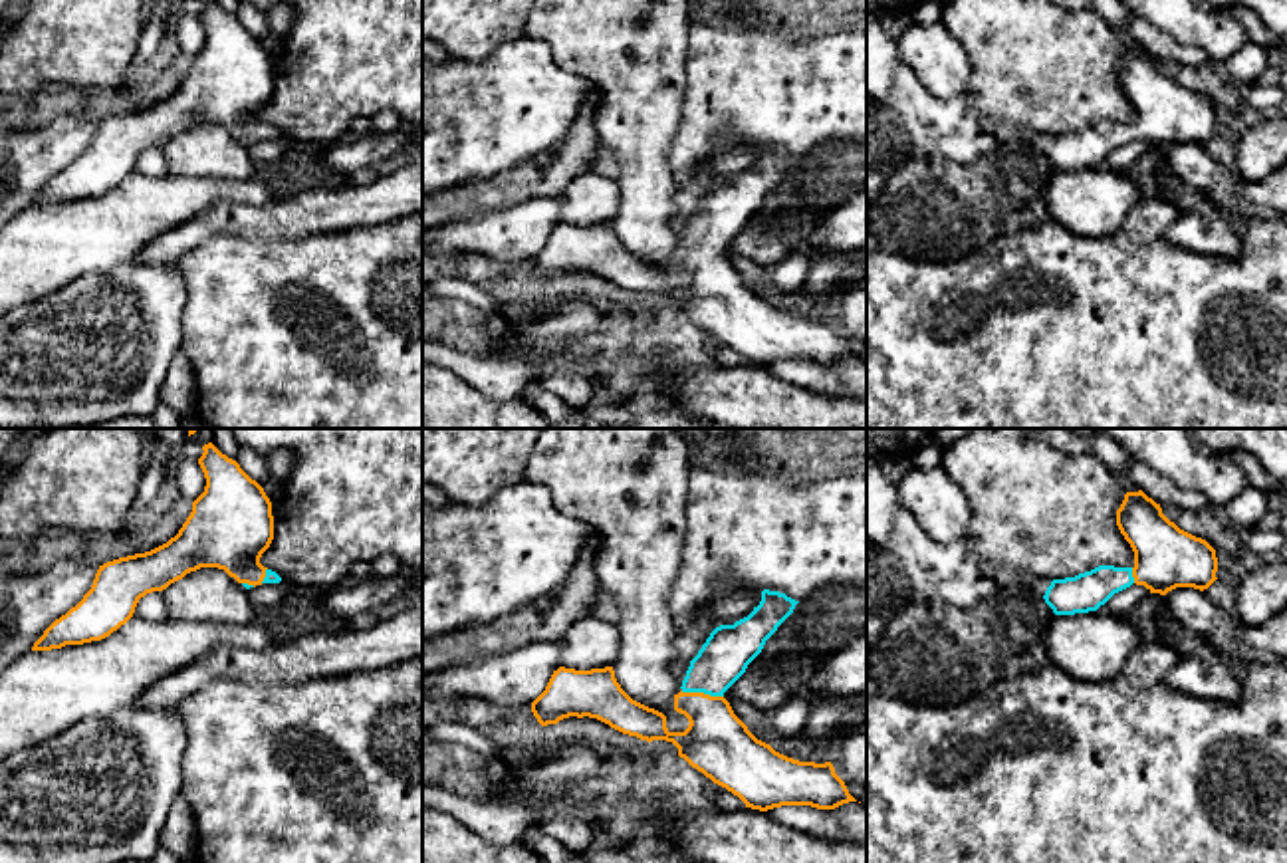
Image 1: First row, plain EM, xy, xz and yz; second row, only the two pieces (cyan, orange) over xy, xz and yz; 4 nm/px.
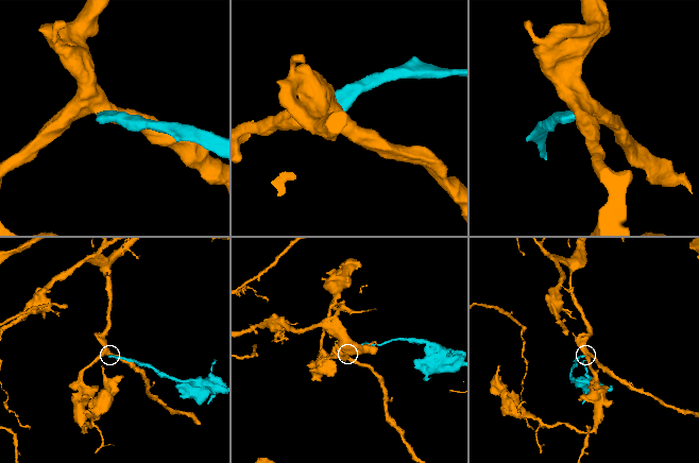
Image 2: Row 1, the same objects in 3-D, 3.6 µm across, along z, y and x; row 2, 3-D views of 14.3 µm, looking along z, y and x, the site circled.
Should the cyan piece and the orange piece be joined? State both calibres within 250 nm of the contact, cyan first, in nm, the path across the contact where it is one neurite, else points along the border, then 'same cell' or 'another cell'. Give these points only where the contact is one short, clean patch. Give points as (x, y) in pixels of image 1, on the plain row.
200 nm thick on the cyan side, 280 nm on the other; runs through xz (726, 209), (706, 235), (702, 246), (716, 298); same cell

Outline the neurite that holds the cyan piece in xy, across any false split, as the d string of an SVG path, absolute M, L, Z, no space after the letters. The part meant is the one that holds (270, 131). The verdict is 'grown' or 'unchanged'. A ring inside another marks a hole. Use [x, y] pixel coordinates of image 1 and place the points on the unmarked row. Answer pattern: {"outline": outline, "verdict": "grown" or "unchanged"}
{"outline": "M214 0L202 6L198 20L206 42L178 89L151 107L99 121L91 145L44 186L32 206L101 196L133 173L141 153L200 123L224 125L246 145L282 137L260 119L274 95L264 44Z", "verdict": "grown"}

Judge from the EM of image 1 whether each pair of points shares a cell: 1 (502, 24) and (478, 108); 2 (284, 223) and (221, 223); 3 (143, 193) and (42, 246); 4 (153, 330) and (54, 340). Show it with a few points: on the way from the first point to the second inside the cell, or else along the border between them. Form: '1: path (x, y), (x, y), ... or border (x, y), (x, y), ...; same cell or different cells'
1: border (524, 32), (482, 58), (451, 58); different cells
2: path (268, 223), (236, 223); same cell
3: path (117, 219), (102, 233), (68, 241); same cell
4: path (129, 330), (119, 330), (108, 340), (78, 340); same cell

